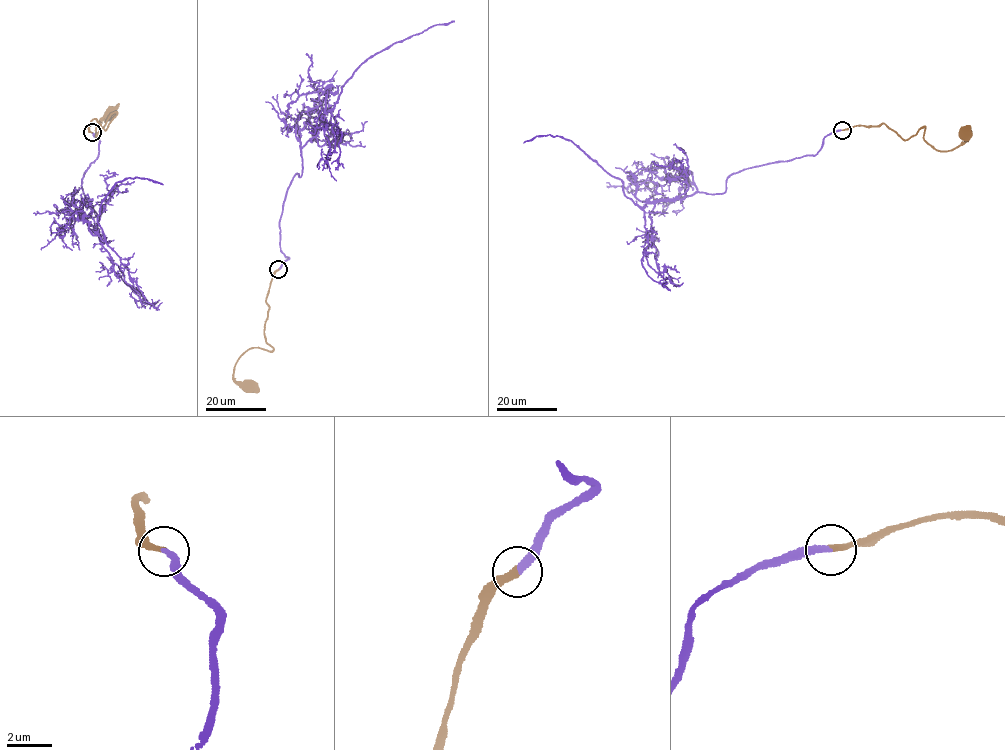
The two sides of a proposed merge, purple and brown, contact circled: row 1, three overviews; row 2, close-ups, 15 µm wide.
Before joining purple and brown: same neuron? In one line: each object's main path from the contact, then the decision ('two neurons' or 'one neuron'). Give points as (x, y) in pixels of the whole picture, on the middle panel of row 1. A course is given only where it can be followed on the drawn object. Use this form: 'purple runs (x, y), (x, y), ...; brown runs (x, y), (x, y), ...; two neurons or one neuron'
purple runs (279, 269), (288, 258), (280, 250), (286, 192), (302, 174), (301, 150), (341, 86), (396, 42), (454, 21); brown runs (278, 269), (267, 298), (263, 330), (266, 343), (273, 349), (250, 348), (235, 366), (234, 381), (248, 386); one neuron

